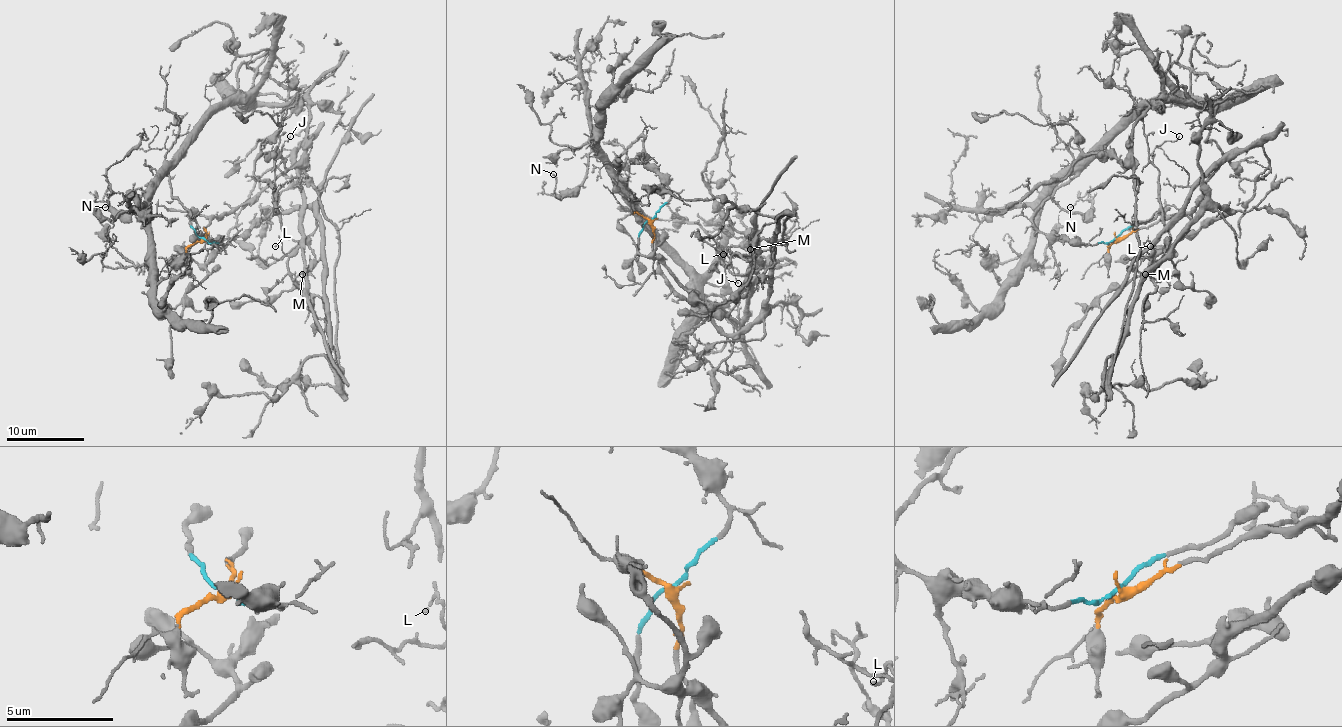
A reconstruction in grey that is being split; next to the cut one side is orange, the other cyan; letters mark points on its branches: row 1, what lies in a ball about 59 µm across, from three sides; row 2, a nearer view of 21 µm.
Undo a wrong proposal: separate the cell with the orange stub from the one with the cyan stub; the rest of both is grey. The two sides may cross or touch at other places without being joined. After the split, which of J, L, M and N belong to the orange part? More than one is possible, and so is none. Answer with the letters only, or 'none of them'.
L, M

